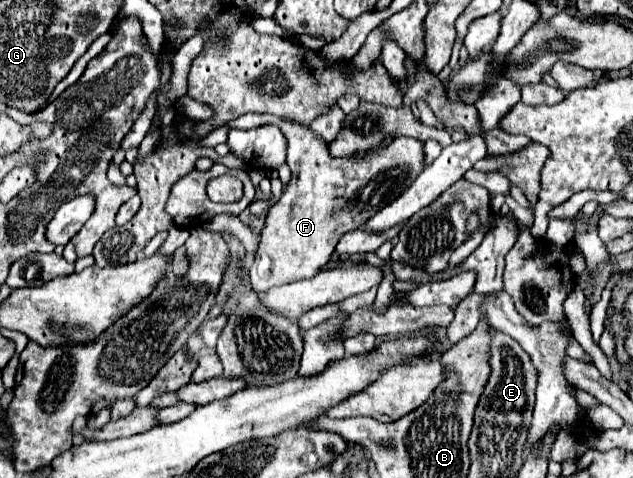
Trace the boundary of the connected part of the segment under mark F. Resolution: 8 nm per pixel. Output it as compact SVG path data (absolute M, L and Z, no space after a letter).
M246 113L228 125L232 129L252 129L258 125L274 123L288 139L288 159L292 179L282 197L270 207L266 225L262 229L260 245L254 263L248 268L250 285L254 291L268 291L274 285L314 277L328 261L338 239L364 225L374 213L392 203L402 191L424 171L424 143L412 137L396 137L388 147L380 149L374 157L336 161L308 125L284 121L282 117Z

